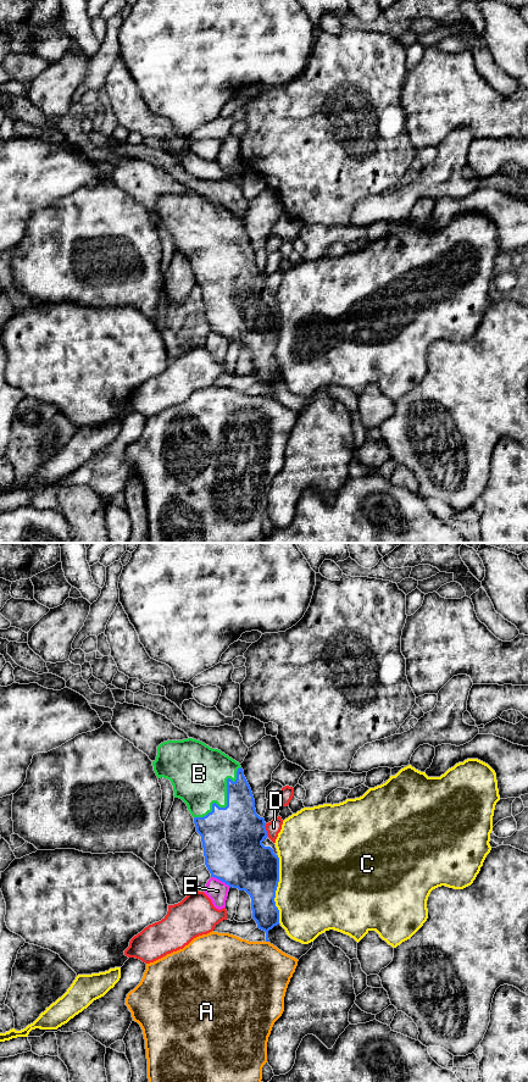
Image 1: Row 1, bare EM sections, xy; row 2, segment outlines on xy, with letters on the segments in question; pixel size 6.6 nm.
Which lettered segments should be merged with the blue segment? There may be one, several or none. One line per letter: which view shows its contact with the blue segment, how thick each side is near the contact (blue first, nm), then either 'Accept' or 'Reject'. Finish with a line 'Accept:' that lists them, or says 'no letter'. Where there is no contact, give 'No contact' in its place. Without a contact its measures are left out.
A: Touches blue in xy. Thickness 170 nm (blue) against 460 nm. Reject
B: Touches blue in xy. Thickness 400 nm (blue) against 380 nm. Accept
C: Touches blue in xy. Thickness 340 nm (blue) against 480 nm. Reject
D: Touches blue in xy. Thickness 400 nm (blue) against 90 nm. Reject
E: Touches blue in xy. Thickness 400 nm (blue) against 140 nm. Reject
Accept: B

